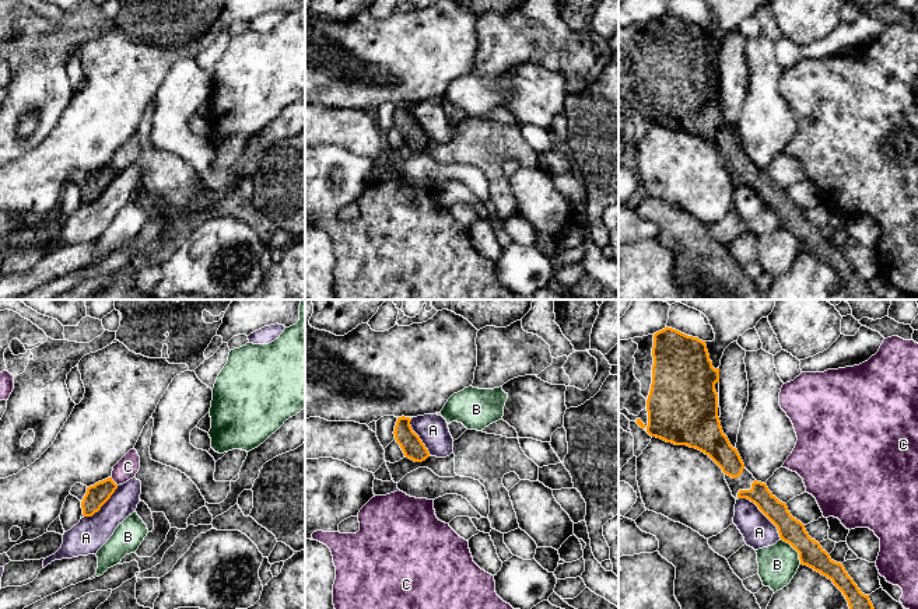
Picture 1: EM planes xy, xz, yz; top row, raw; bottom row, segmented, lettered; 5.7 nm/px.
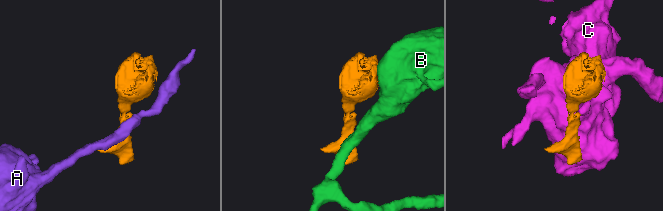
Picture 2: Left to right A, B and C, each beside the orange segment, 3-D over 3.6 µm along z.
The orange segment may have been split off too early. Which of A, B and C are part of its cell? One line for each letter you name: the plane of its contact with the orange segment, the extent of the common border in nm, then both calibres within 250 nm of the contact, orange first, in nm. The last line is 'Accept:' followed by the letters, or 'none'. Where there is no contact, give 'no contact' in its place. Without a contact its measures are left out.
Accept: none

